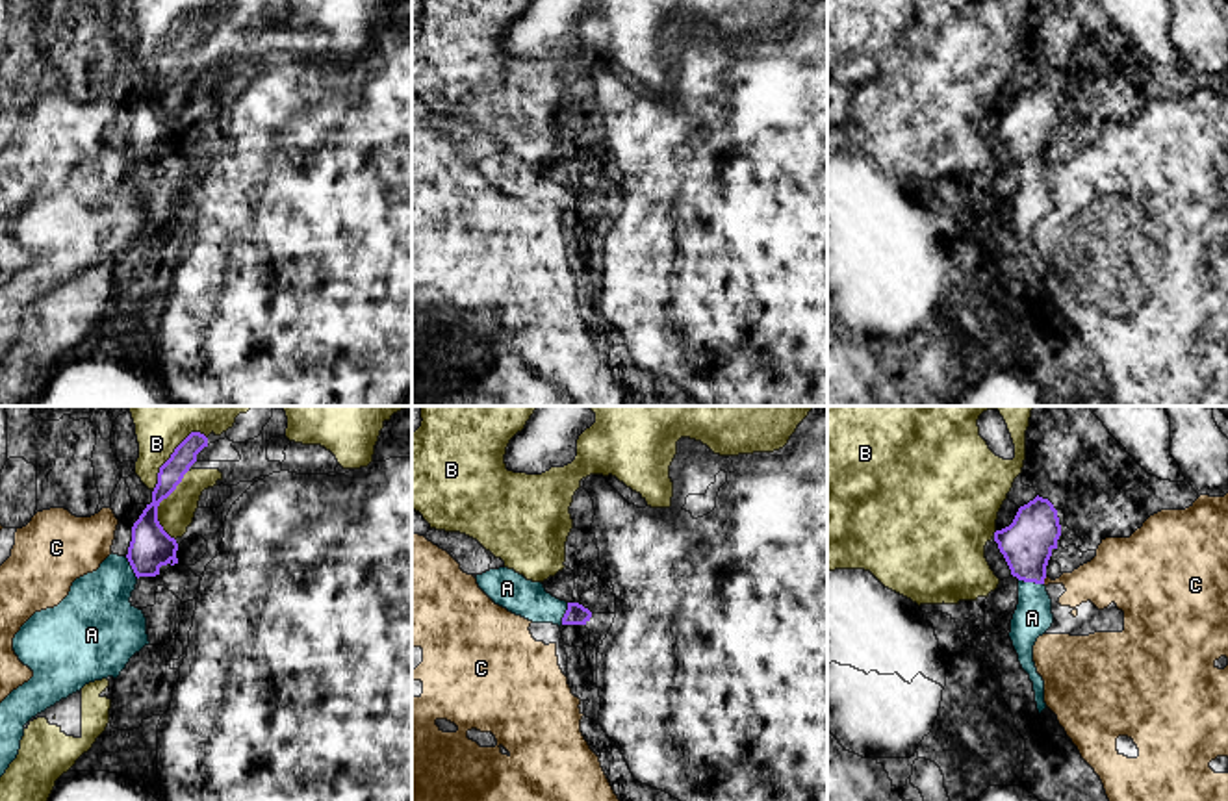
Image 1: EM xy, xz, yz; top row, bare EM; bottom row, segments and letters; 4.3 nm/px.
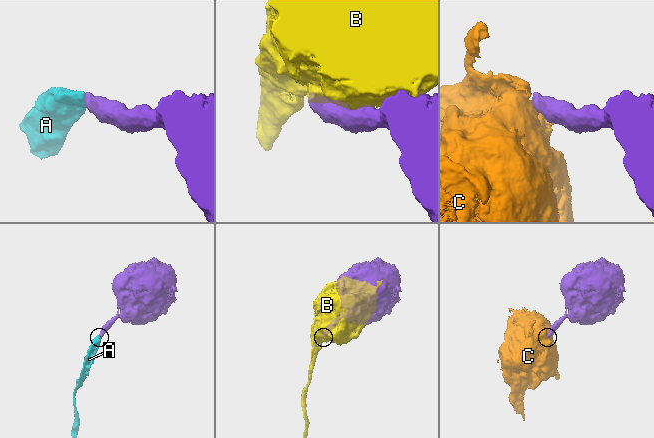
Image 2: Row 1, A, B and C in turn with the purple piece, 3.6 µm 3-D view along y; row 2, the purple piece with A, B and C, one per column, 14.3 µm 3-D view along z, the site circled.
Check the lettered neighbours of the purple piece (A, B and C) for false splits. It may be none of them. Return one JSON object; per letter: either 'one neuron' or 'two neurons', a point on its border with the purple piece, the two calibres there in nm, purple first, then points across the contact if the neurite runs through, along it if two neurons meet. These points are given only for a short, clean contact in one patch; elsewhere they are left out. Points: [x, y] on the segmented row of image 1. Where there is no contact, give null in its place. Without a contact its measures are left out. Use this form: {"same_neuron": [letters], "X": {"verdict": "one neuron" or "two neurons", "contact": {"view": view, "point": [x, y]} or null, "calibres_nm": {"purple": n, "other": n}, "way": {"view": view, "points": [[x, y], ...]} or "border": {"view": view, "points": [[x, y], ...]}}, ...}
{"same_neuron": ["A"], "A": {"verdict": "one neuron", "contact": {"view": "yz", "point": [1032, 581]}, "calibres_nm": {"purple": 220, "other": 160}, "way": {"view": "yz", "points": [[1026, 544], [1032, 581], [1032, 618]]}}, "B": {"verdict": "two neurons", "contact": {"view": "xy", "point": [171, 457]}, "calibres_nm": {"purple": 110, "other": 300}}, "C": {"verdict": "two neurons", "contact": {"view": "yz", "point": [1043, 581]}, "calibres_nm": {"purple": 220, "other": 200}, "border": {"view": "yz", "points": [[1047, 577], [1043, 583]]}}}

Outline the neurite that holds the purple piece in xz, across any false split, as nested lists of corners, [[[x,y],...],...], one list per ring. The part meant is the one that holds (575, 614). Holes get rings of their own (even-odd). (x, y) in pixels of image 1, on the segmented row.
[[[508,567],[477,575],[479,588],[499,606],[532,623],[586,625],[592,612],[545,591],[542,582],[527,580]]]

